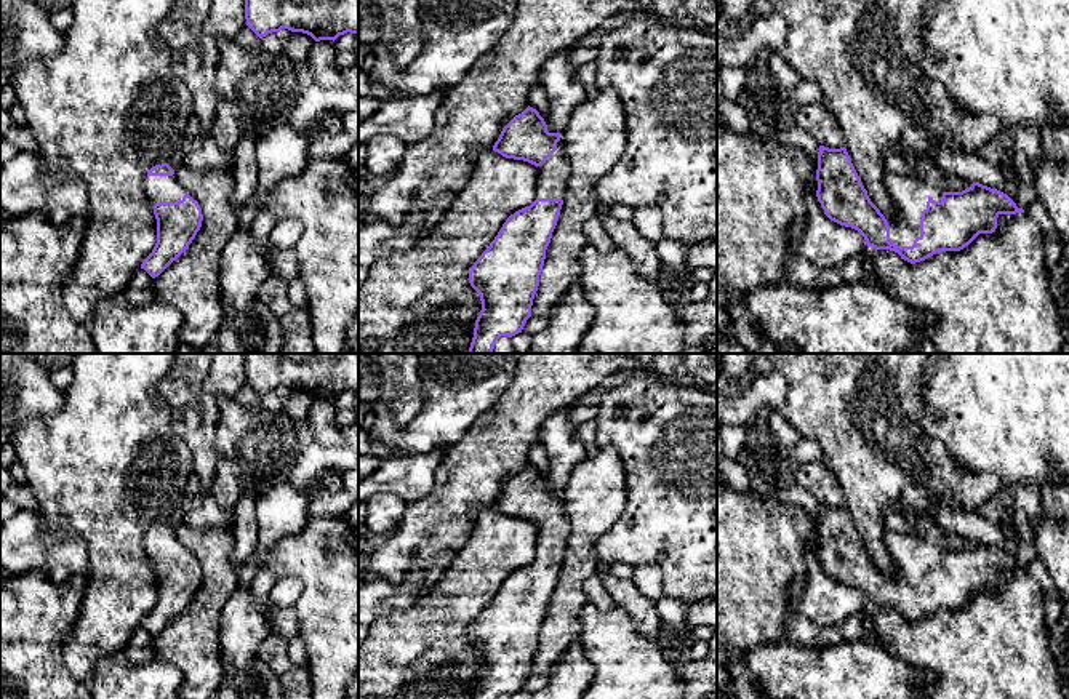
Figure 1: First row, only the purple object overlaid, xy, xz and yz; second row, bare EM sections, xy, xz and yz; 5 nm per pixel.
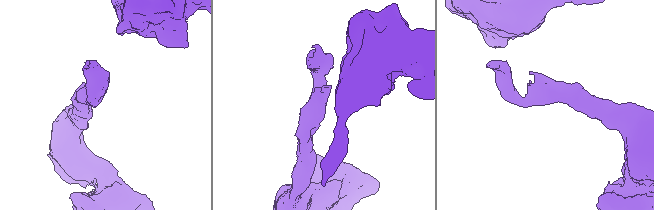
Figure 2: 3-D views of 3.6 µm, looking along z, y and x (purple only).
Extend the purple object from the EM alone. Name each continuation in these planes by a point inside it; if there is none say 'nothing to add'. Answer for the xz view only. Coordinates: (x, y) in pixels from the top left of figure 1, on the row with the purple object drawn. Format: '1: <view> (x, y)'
1: xz (552, 178)

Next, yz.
1: yz (909, 195)

